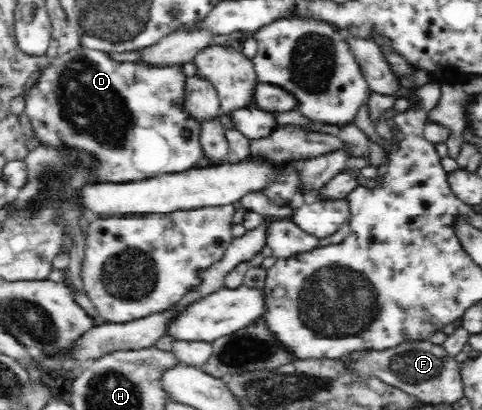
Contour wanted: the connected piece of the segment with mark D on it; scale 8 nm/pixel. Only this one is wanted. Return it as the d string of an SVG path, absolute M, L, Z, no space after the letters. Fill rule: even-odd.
M82 47L82 67L80 63L76 63L72 67L71 60L61 72L57 85L46 81L46 77L40 77L34 84L32 89L26 94L25 112L28 114L32 129L36 136L38 136L40 143L49 143L49 145L56 146L74 146L80 150L90 149L92 153L98 155L98 160L102 165L98 165L96 169L96 179L102 177L102 181L138 181L138 179L146 179L146 177L154 177L158 173L180 173L192 169L198 165L198 161L203 157L200 149L200 142L198 142L198 133L200 122L194 121L187 113L181 109L181 95L183 94L183 81L187 76L182 72L182 66L172 65L172 67L146 67L143 63L118 63L112 61L106 53L100 53L98 50L91 50ZM184 133L190 133L190 137L186 139Z

